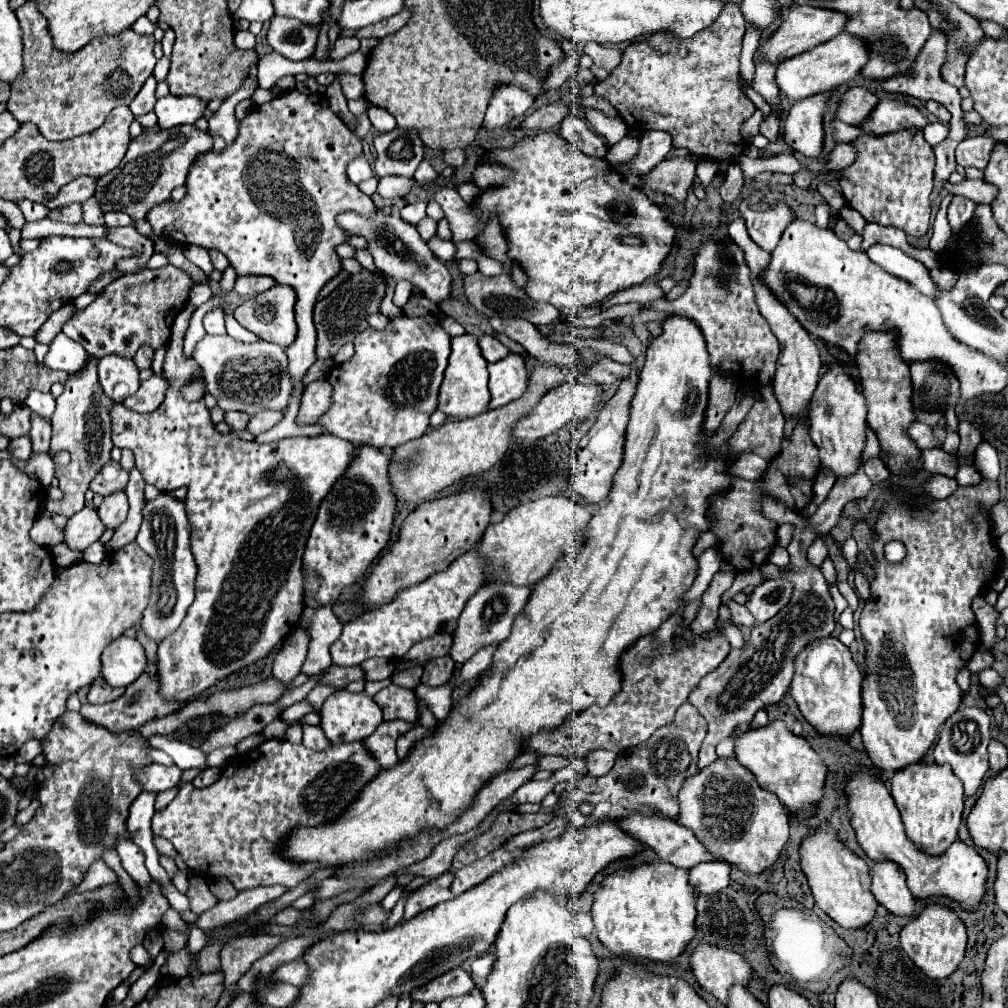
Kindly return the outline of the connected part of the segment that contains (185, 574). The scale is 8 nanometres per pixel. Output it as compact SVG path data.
M160 493L156 499L144 501L142 507L142 525L138 531L138 545L154 559L154 573L152 573L152 595L150 603L142 617L142 629L146 637L160 643L170 637L182 623L186 609L194 601L194 577L196 577L196 563L190 551L190 521L182 501L168 493Z

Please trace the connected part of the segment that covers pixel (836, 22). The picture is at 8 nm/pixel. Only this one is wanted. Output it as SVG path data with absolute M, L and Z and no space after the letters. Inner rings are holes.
M792 7L784 19L784 23L780 25L780 29L760 47L762 55L772 61L772 63L782 63L794 55L800 55L804 51L814 49L820 43L826 43L828 39L836 37L838 33L844 31L848 23L848 17L840 11L832 11L832 9L816 9L816 7Z

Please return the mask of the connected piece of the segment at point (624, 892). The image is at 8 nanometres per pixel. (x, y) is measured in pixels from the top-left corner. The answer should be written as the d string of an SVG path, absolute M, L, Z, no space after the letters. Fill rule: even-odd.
M660 859L652 863L618 869L606 875L594 893L594 905L592 905L592 919L598 931L598 939L618 957L642 957L652 961L676 959L686 947L686 943L694 937L696 893L688 877L690 877L688 869L674 867Z

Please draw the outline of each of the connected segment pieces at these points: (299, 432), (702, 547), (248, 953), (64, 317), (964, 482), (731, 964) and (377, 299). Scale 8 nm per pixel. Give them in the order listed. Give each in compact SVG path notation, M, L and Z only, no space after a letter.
M288 407L288 409L286 409L286 417L284 417L276 427L268 429L266 433L256 435L256 439L254 439L254 441L258 441L258 443L272 443L272 441L280 441L280 439L284 439L284 437L314 437L325 433L324 428L320 427L318 424L305 427L296 425L296 421L294 421L294 419L296 419L296 415L298 415L298 409Z
M704 531L700 537L698 537L698 543L694 545L694 555L700 557L708 547L716 545L716 537L710 533L710 531Z
M244 935L230 939L220 951L222 971L226 975L224 989L232 987L236 991L238 979L250 969L250 965L280 945L280 941L280 935Z
M52 313L52 315L48 317L48 321L46 321L46 323L40 327L40 331L36 333L36 341L48 345L48 343L52 341L52 337L62 331L64 321L68 321L70 317L72 317L72 313Z
M960 465L956 474L956 479L959 486L969 486L978 485L982 477L974 465Z
M700 943L690 955L690 967L702 989L712 993L722 1003L728 1001L732 983L746 985L752 969L746 959L730 949L712 943Z
M362 269L354 275L350 275L342 285L338 285L328 297L318 301L314 305L314 325L318 331L318 343L316 343L316 357L318 359L330 359L336 355L336 351L344 345L354 341L354 337L362 331L366 331L368 315L380 313L380 305L386 297L386 277L382 271L368 271Z

